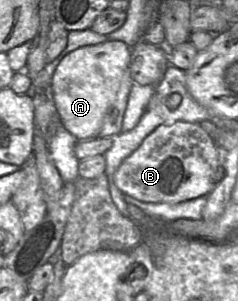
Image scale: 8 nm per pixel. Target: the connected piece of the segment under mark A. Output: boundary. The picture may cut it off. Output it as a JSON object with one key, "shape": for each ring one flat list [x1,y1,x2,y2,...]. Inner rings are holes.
{"shape":[[121,41,78,48,68,54,57,66,52,79,53,100,62,125,79,141,98,137,103,119,115,100,121,81,129,73,131,49]]}

